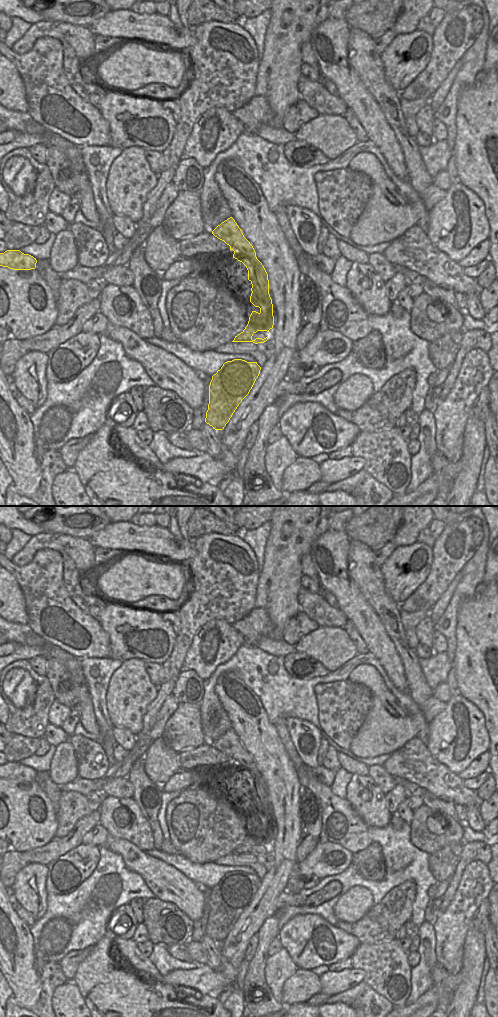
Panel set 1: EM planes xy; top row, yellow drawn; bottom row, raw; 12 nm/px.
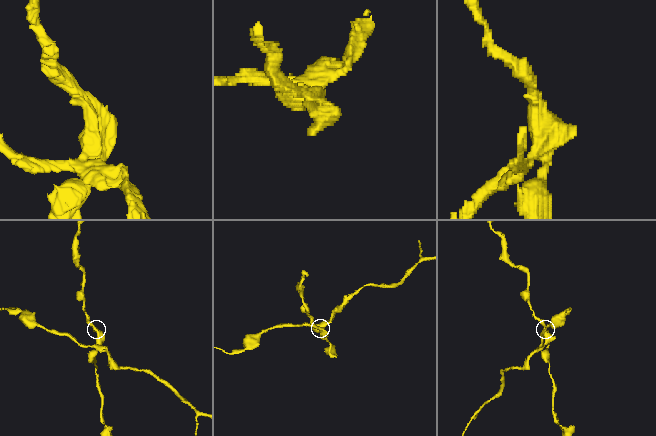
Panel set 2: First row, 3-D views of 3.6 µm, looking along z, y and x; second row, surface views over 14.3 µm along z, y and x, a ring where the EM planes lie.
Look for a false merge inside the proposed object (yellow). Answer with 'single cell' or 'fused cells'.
fused cells

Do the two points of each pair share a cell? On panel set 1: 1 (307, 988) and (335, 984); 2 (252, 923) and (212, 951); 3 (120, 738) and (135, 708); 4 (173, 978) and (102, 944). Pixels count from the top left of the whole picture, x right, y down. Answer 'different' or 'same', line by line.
1: different
2: different
3: different
4: different

